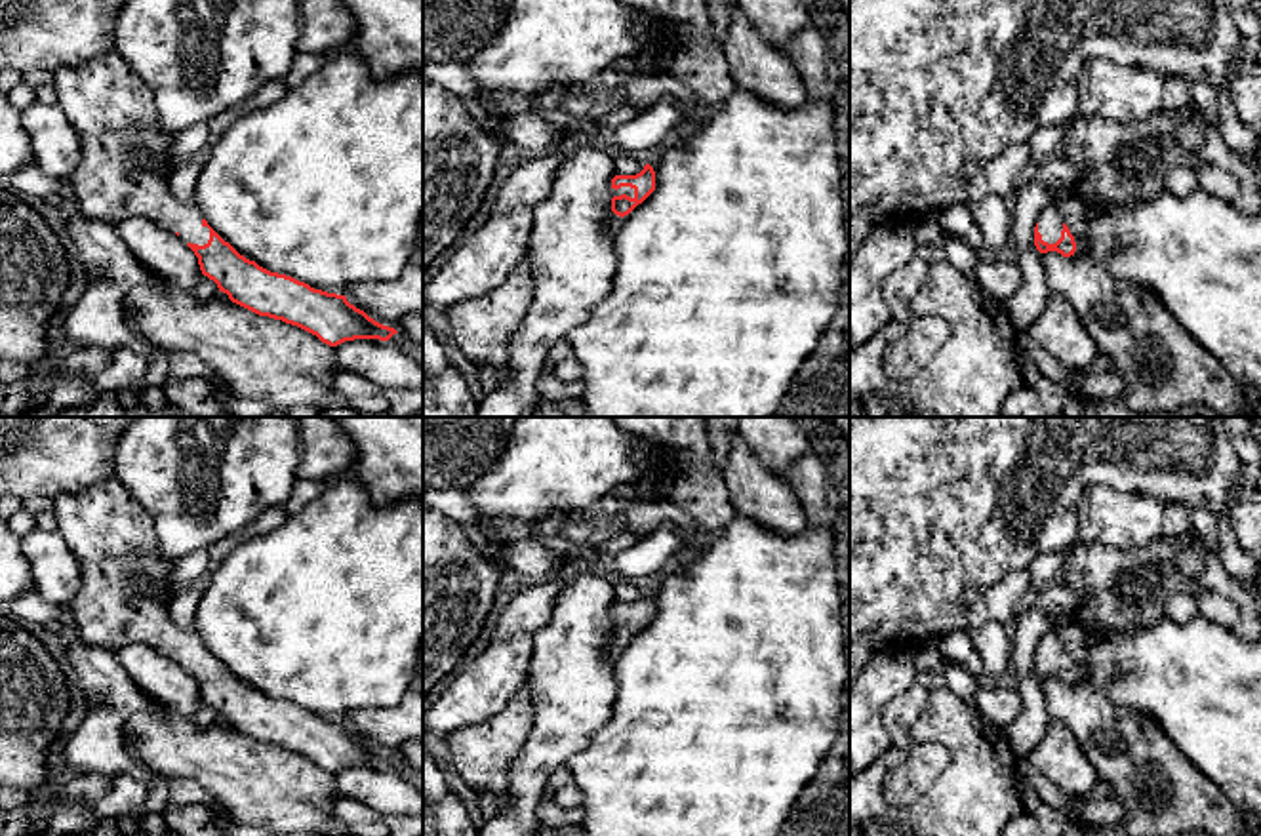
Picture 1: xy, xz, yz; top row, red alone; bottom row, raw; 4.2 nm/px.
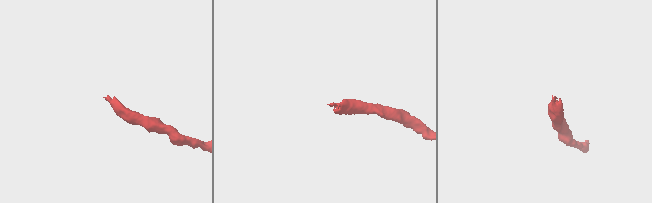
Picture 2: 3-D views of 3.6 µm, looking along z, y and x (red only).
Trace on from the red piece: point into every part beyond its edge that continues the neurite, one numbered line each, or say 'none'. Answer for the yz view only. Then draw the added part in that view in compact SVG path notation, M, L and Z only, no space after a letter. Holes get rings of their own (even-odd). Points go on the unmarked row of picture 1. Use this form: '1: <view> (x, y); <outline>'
1: yz (1050, 650); M1053 630L1046 632L1038 644L1038 659L1042 661L1042 667L1048 670L1055 670L1061 665L1061 657L1063 644L1059 636Z

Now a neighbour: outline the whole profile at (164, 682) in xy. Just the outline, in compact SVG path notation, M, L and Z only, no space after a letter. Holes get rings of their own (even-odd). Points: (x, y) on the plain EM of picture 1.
M131 642L116 651L116 659L131 684L152 703L179 716L190 716L202 697L194 678L171 657L143 642Z

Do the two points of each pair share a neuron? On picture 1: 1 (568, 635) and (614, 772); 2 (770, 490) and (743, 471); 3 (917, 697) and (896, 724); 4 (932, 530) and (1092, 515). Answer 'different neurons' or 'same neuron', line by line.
1: different neurons
2: same neuron
3: same neuron
4: different neurons

